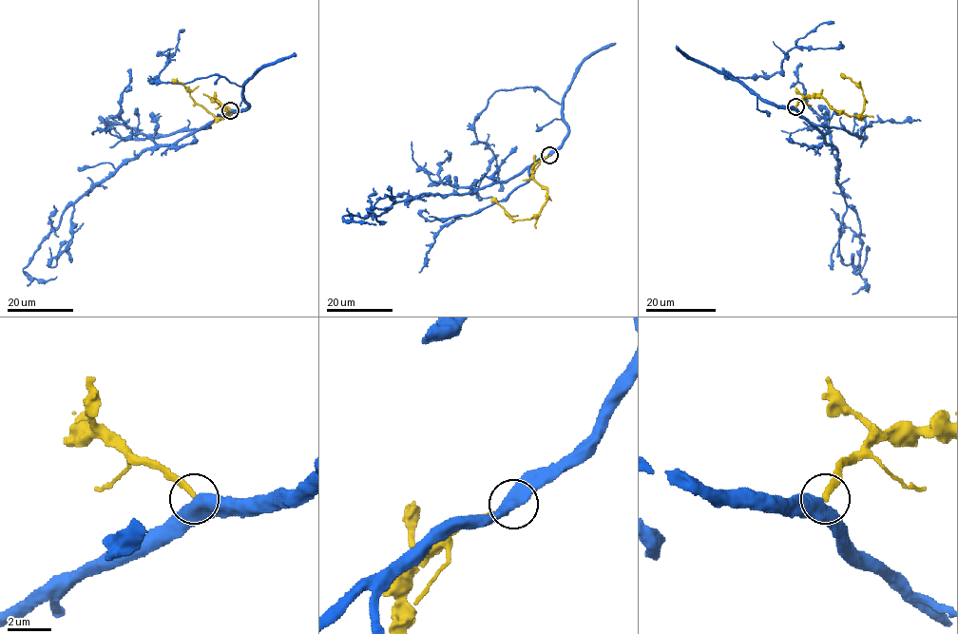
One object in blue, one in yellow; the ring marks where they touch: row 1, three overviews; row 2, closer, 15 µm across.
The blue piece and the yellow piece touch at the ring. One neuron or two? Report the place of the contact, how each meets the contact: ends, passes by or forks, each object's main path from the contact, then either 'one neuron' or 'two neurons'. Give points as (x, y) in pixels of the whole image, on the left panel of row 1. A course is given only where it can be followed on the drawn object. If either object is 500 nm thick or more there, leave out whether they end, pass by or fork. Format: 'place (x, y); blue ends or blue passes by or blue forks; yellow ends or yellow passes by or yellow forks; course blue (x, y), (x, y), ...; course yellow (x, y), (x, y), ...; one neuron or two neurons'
place (230, 110); course blue (230, 110), (172, 144), (155, 145), (128, 159), (72, 203), (23, 270), (38, 279), (57, 276); course yellow (230, 110), (214, 100), (228, 112), (223, 118), (216, 118), (194, 100), (181, 83), (172, 79); one neuron

